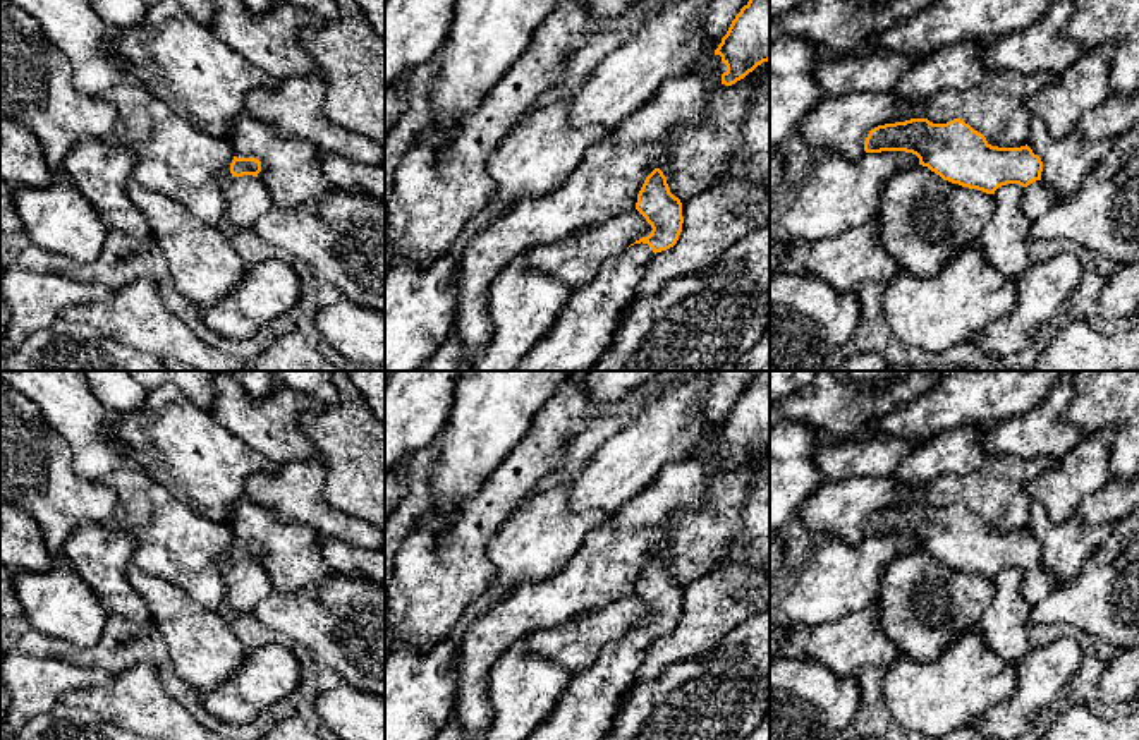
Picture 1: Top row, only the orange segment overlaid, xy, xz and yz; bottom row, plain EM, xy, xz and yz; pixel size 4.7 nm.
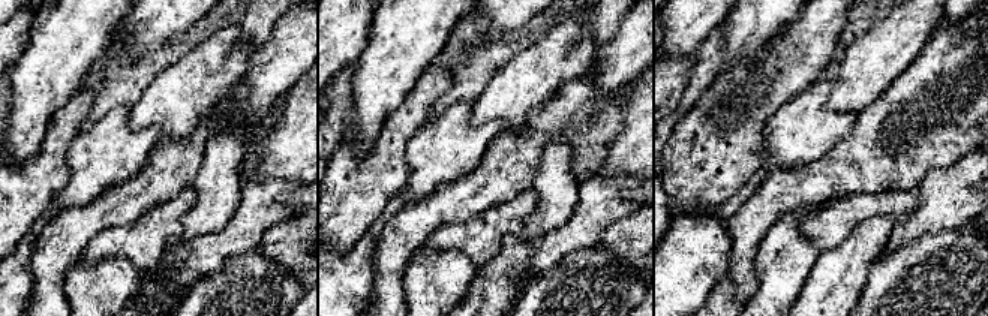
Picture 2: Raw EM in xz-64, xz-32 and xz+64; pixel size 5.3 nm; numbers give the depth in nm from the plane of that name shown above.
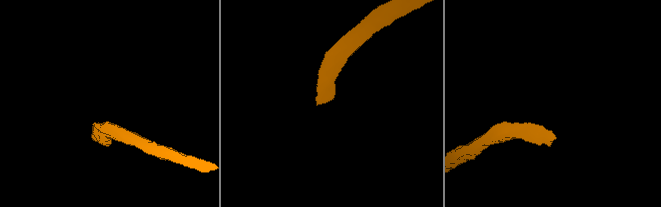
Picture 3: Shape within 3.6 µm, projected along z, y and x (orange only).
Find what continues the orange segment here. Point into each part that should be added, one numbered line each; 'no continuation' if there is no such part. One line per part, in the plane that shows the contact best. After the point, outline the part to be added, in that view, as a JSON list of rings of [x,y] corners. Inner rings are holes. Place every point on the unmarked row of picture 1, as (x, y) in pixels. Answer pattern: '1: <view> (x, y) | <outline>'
1: xz (588, 708) | [[[641,627],[606,644],[591,666],[570,676],[555,711],[527,740],[605,740],[653,639],[653,634]]]

